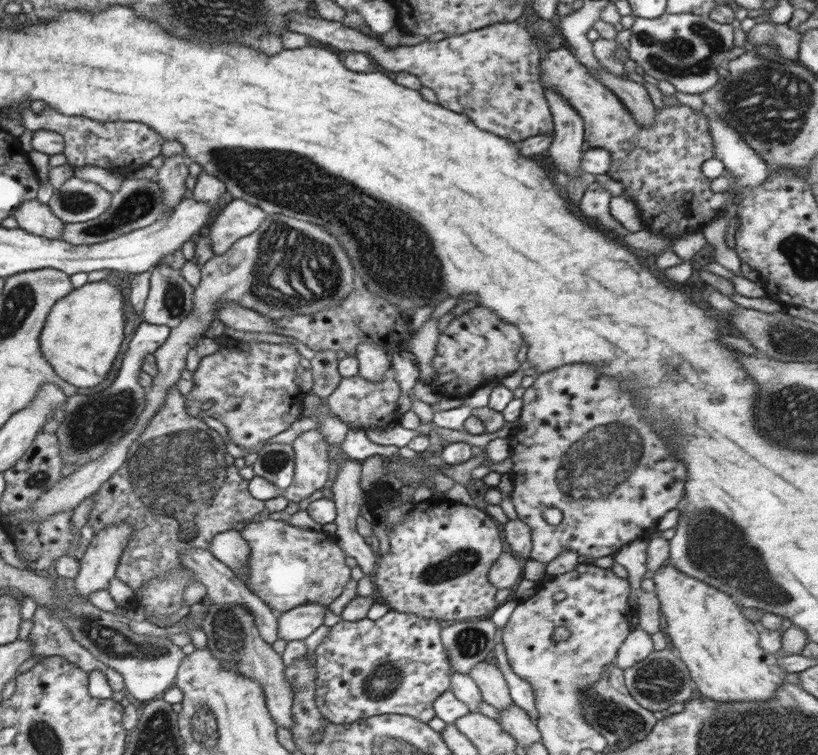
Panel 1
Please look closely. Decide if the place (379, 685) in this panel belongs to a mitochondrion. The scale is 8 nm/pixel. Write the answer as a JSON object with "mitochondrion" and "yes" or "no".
{"mitochondrion":"yes"}

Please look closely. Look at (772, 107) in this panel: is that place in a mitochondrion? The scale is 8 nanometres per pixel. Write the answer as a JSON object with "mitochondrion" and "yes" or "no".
{"mitochondrion":"yes"}

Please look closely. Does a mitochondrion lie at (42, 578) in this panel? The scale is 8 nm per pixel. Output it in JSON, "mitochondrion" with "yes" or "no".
{"mitochondrion":"no"}

